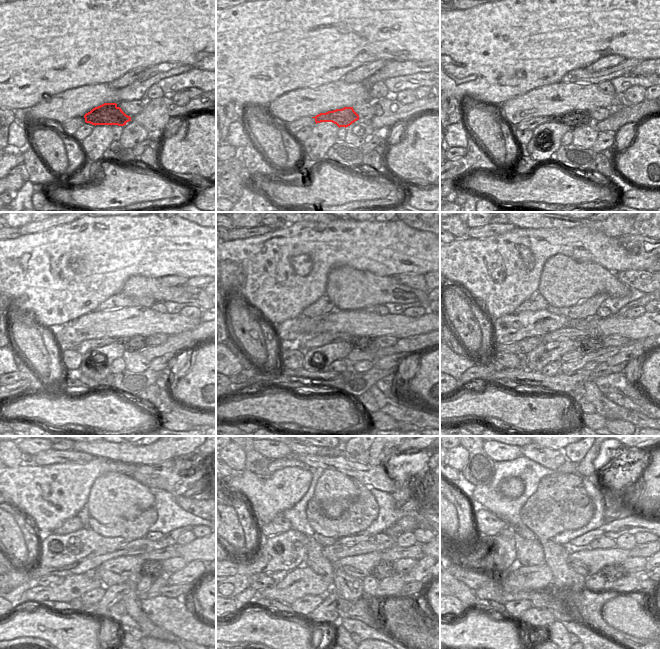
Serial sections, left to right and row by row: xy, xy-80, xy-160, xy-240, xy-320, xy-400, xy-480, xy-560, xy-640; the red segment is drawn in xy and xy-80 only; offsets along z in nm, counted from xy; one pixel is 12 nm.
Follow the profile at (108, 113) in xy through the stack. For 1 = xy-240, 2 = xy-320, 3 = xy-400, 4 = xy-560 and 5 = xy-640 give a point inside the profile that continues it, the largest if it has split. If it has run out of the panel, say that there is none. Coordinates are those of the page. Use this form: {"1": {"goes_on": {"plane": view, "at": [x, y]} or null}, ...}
{"1": {"goes_on": {"plane": "xy-240", "at": [134, 343]}}, "2": {"goes_on": {"plane": "xy-320", "at": [363, 343]}}, "3": {"goes_on": {"plane": "xy-400", "at": [594, 343]}}, "4": {"goes_on": {"plane": "xy-560", "at": [383, 569]}}, "5": {"goes_on": {"plane": "xy-640", "at": [611, 573]}}}

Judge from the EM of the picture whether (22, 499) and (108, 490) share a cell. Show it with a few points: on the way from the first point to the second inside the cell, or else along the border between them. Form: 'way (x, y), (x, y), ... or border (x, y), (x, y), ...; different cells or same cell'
border (104, 473), (94, 481), (86, 503); different cells

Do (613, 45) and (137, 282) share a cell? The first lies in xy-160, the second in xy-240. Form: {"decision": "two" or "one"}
{"decision": "two"}

